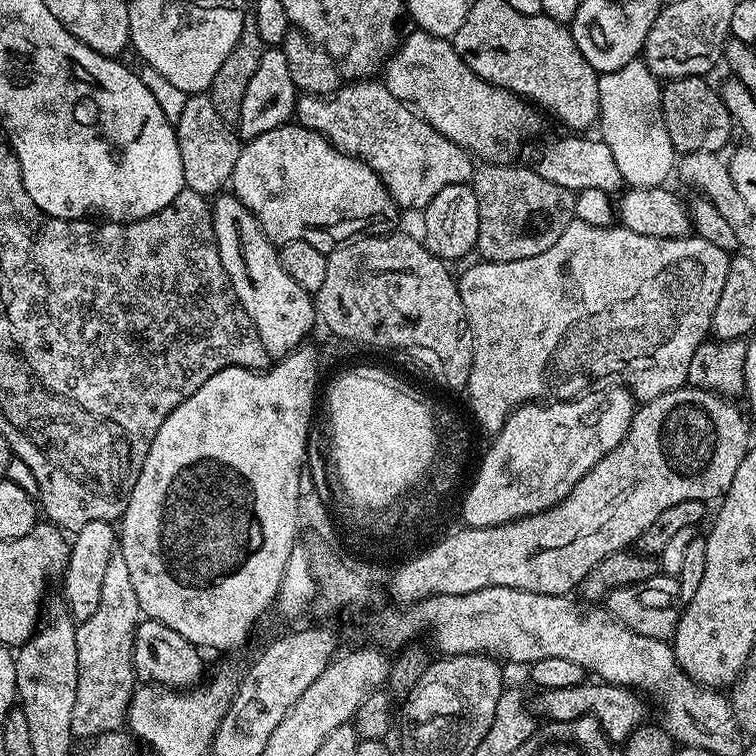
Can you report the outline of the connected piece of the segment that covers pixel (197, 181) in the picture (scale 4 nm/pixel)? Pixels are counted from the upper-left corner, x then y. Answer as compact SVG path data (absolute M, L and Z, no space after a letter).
M206 94L189 95L182 118L174 122L178 138L178 154L182 154L182 174L184 186L205 198L215 197L229 187L234 174L234 162L242 141L229 124L214 110L214 102Z

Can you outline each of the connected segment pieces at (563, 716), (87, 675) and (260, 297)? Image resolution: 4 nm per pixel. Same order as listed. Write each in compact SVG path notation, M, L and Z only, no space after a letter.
M585 682L578 686L565 686L562 690L541 691L539 715L549 721L574 722L583 716L592 716L598 722L613 745L623 745L624 741L631 736L635 728L645 723L644 704L641 693L623 688L617 684L605 684L603 682Z
M118 554L112 556L106 565L106 575L102 577L102 596L98 598L98 610L94 610L94 614L90 614L90 618L76 624L78 698L74 698L73 737L91 738L107 732L115 732L127 721L132 693L138 687L136 672L132 669L132 647L134 646L134 634L141 619L138 594L134 594L134 581L130 578L126 558L122 558Z
M220 194L211 201L210 207L218 254L222 258L222 266L226 266L234 294L238 294L238 302L242 302L242 310L250 314L250 322L254 322L254 330L258 330L258 338L262 338L262 346L266 346L269 357L289 356L307 341L304 339L311 334L312 327L318 324L313 293L302 290L302 286L298 286L298 282L294 282L294 278L282 270L277 245L266 238L260 223L254 214L250 214L250 210L246 210L246 206L242 206L240 199L231 194Z

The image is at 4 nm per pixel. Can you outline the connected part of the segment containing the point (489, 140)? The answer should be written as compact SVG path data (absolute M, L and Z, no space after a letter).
M412 30L407 36L408 33L388 57L388 63L382 69L382 83L390 90L390 94L394 94L394 98L411 106L427 124L434 126L438 134L450 138L450 142L467 150L473 157L481 156L479 159L484 162L511 161L511 156L523 146L524 140L539 134L541 113L513 92L496 88L490 82L478 78L478 74L474 74L474 70L462 62L460 55L445 37L431 36L419 30Z

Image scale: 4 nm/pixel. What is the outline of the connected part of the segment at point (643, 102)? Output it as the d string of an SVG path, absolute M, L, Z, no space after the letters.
M643 59L626 62L617 72L598 75L599 139L610 146L614 162L628 188L659 188L667 185L678 163L678 153L666 134L663 122L657 122L654 111L660 106L661 81L646 66Z

